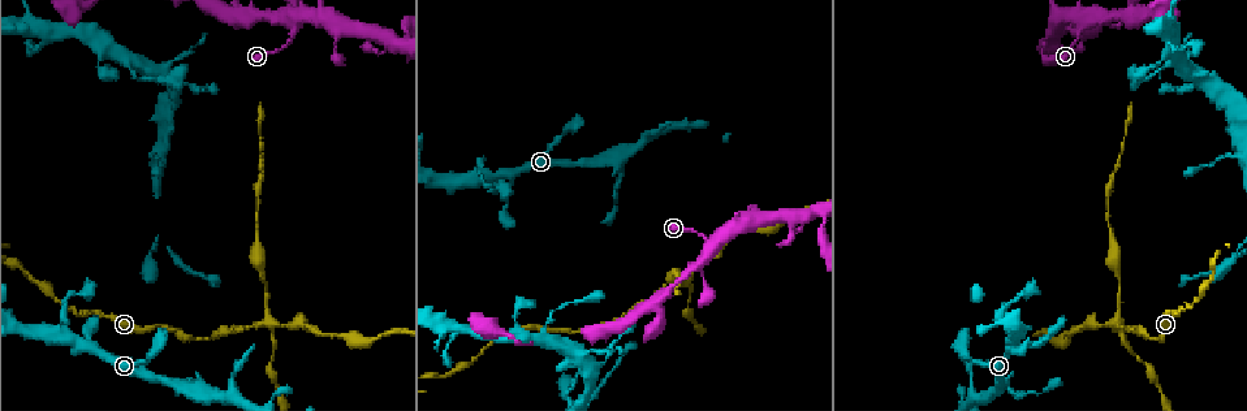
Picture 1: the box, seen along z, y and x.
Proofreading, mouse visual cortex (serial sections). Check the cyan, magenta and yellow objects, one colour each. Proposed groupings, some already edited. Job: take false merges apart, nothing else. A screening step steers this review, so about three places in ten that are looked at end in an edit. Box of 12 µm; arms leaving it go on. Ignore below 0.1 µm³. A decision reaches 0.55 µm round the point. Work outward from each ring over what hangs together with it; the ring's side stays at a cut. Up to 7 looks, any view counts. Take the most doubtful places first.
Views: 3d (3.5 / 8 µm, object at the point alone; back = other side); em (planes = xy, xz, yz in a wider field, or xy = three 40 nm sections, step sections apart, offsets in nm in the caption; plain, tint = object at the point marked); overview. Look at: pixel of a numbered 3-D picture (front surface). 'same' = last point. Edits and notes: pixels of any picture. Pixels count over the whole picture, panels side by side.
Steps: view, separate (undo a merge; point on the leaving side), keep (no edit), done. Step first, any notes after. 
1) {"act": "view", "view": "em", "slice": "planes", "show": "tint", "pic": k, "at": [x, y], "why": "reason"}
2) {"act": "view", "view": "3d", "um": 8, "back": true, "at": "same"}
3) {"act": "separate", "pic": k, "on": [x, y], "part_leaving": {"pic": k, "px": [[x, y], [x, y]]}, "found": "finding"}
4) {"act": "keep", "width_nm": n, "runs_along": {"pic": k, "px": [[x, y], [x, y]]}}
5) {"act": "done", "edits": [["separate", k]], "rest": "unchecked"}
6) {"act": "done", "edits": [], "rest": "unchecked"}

{"act": "view", "view": "3d", "um": 3.5, "pic": 1, "at": [1114, 25]}

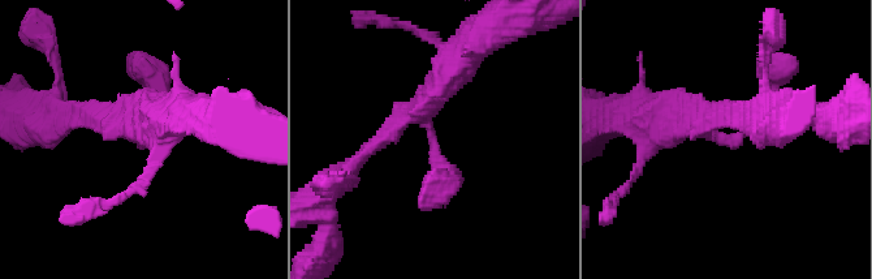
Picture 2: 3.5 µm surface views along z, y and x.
{"act": "view", "view": "em", "slice": "planes", "show": "tint", "pic": 2, "at": [434, 132]}

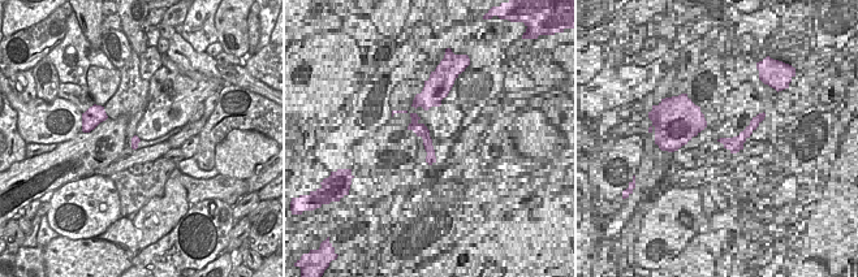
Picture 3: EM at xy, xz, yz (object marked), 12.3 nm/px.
{"act": "keep", "runs_along": {"pic": 2, "px": [[657, 125], [738, 141], [768, 81]]}, "found": "all the same cell"}

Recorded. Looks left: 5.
{"act": "view", "view": "3d", "um": 3.5, "pic": 1, "at": [59, 335], "why": "sharp bend"}

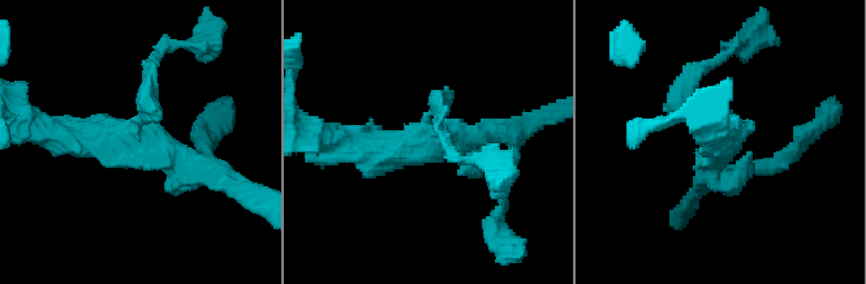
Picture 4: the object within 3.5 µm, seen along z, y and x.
{"act": "view", "view": "em", "slice": "xy", "step": 1, "show": "tint", "pic": 4, "at": [431, 140]}

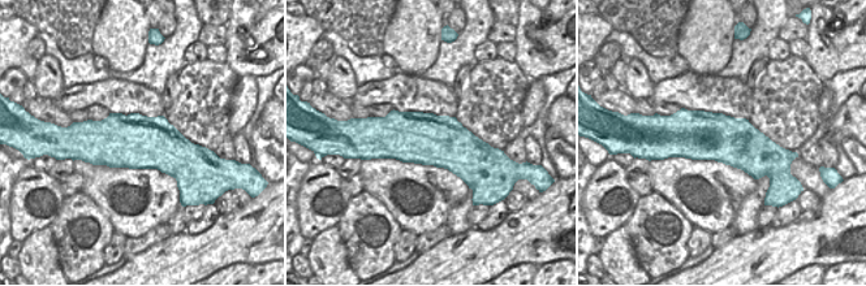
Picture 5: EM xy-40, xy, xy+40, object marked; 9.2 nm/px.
{"act": "keep", "runs_along": {"pic": 4, "px": [[220, 175], [136, 138], [52, 134]]}, "found": "one cell here"}

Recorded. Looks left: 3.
{"act": "view", "view": "3d", "um": 3.5, "back": true, "pic": 1, "at": [577, 330], "why": "narrows sharply"}

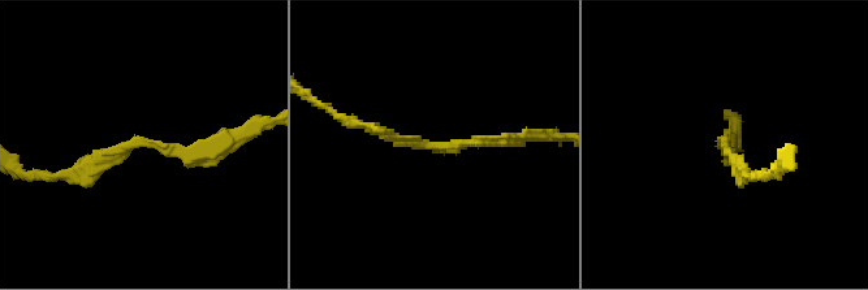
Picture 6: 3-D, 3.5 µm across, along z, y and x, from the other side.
{"act": "view", "view": "em", "slice": "xy", "step": 5, "show": "tint", "pic": 6, "at": [429, 145], "arm_widths_nm": [150, 150], "why": "need the tissue"}

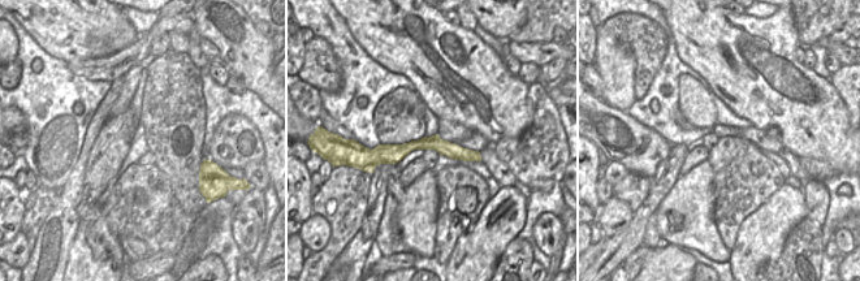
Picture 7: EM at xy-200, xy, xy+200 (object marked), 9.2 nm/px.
{"act": "view", "view": "em", "slice": "xy", "step": 1, "show": "tint", "at": "same"}

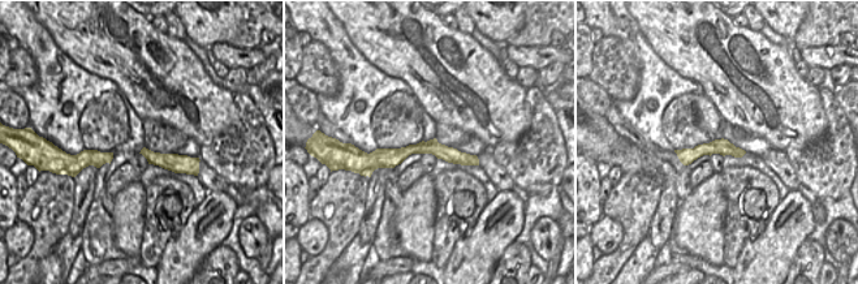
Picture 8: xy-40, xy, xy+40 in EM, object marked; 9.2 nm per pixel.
{"act": "keep", "runs_along": {"pic": 6, "px": [[219, 148], [138, 141], [63, 173]]}, "found": "all the same cell"}

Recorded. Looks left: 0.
{"act": "done", "edits": [], "rest": "unchecked"}

